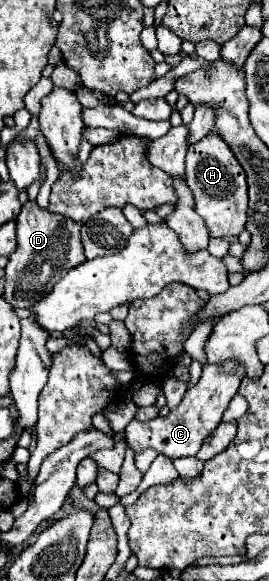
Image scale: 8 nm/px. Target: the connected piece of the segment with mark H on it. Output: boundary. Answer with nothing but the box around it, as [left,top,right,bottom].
[187,134,247,238]

